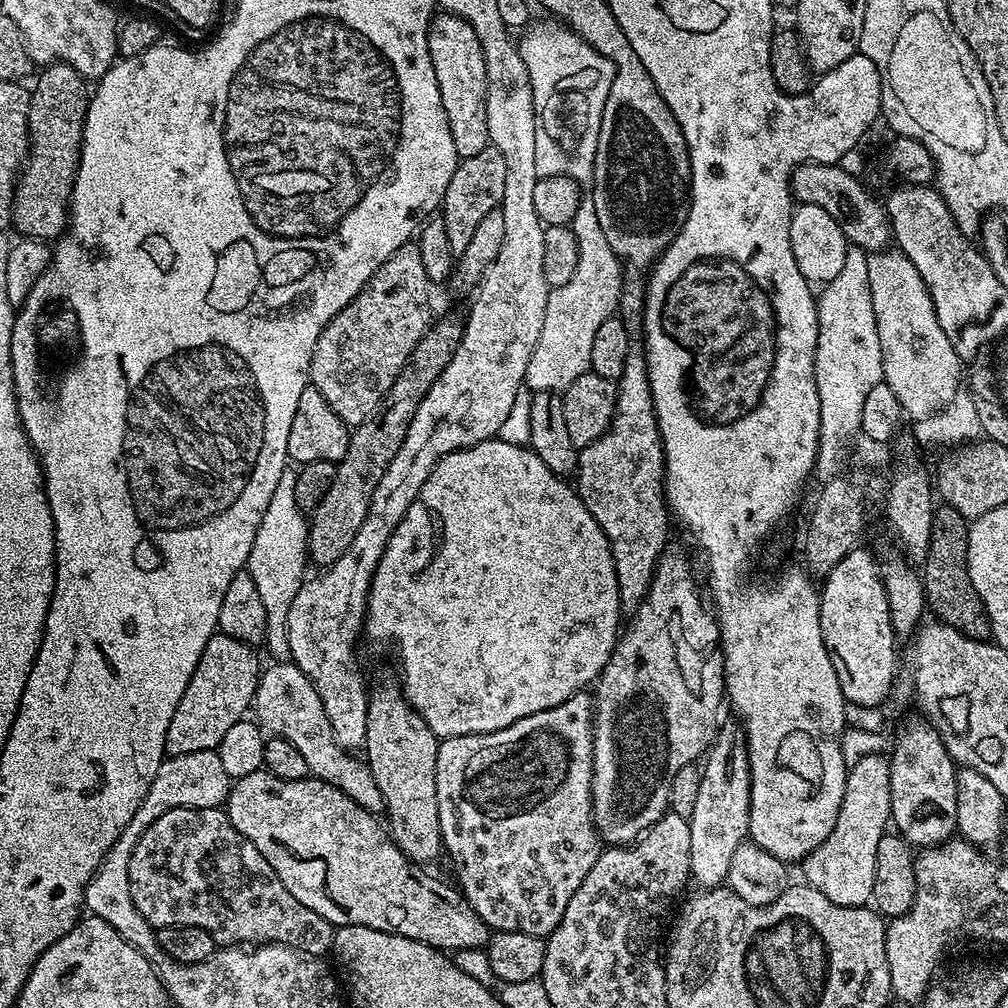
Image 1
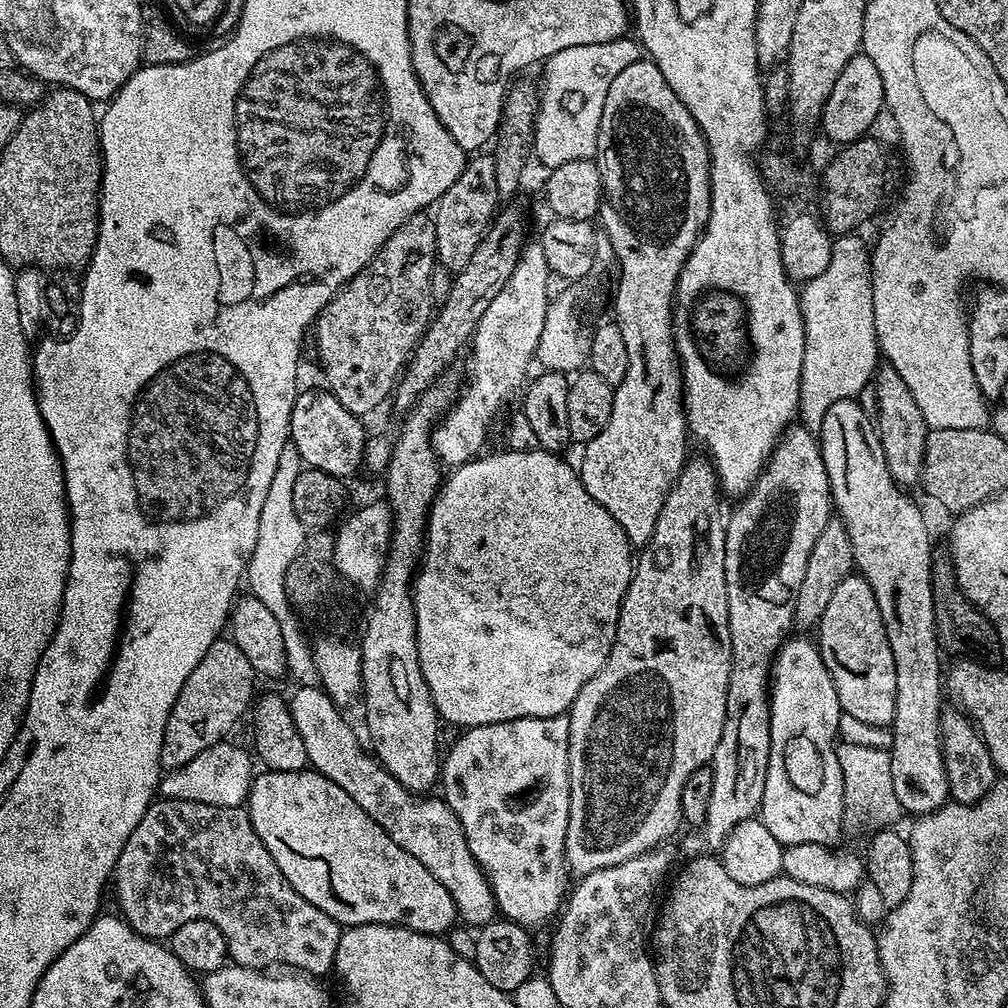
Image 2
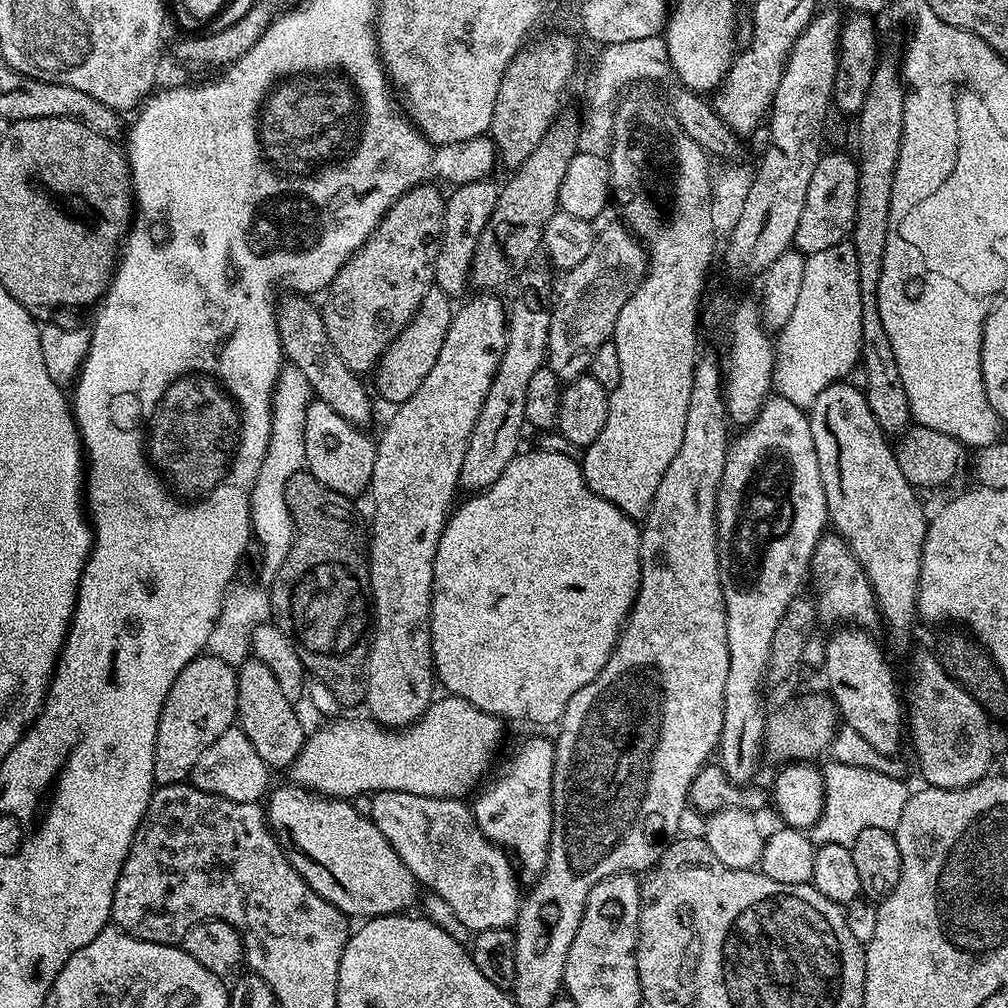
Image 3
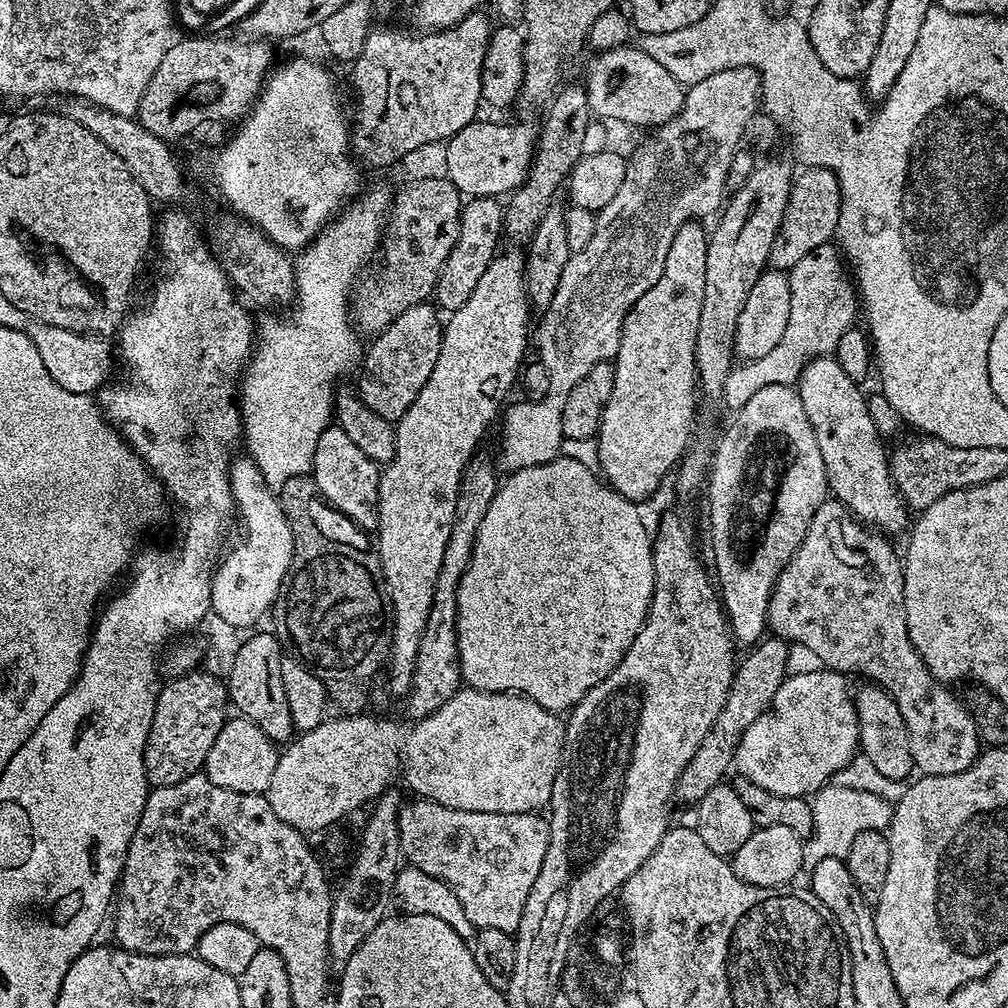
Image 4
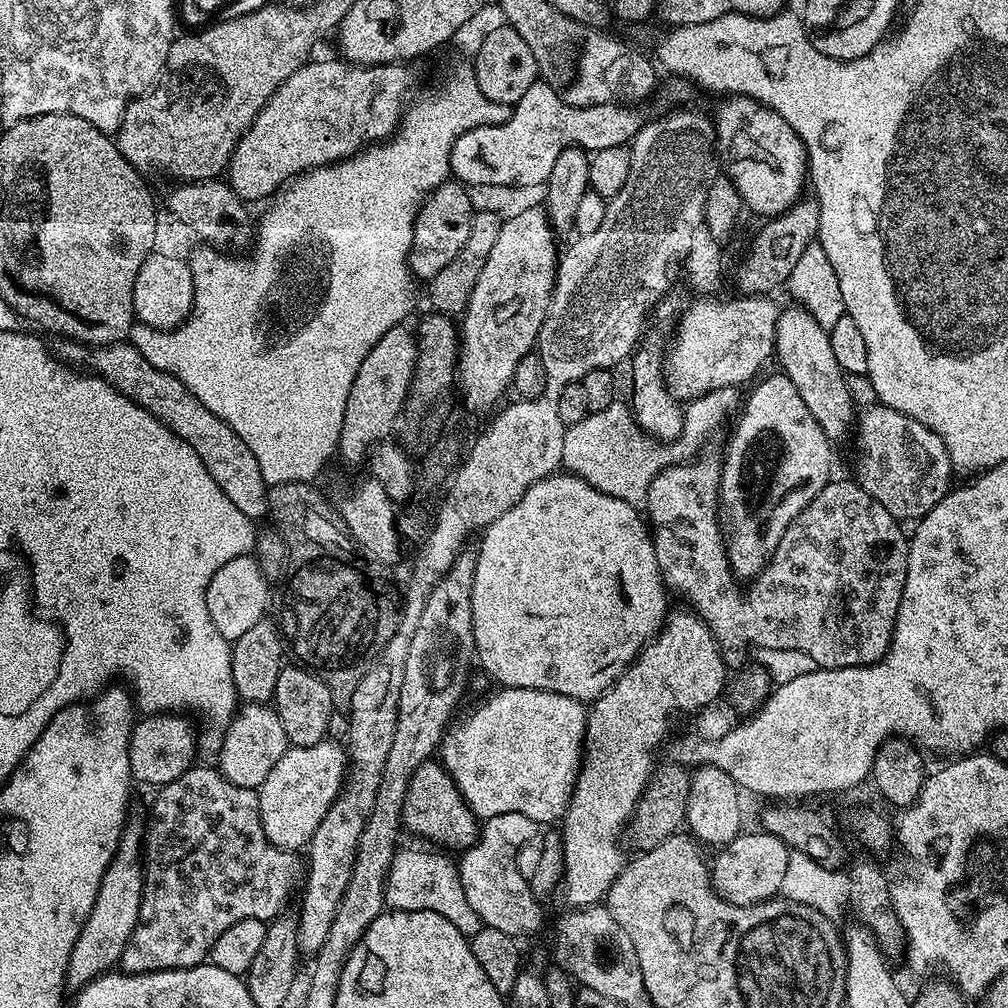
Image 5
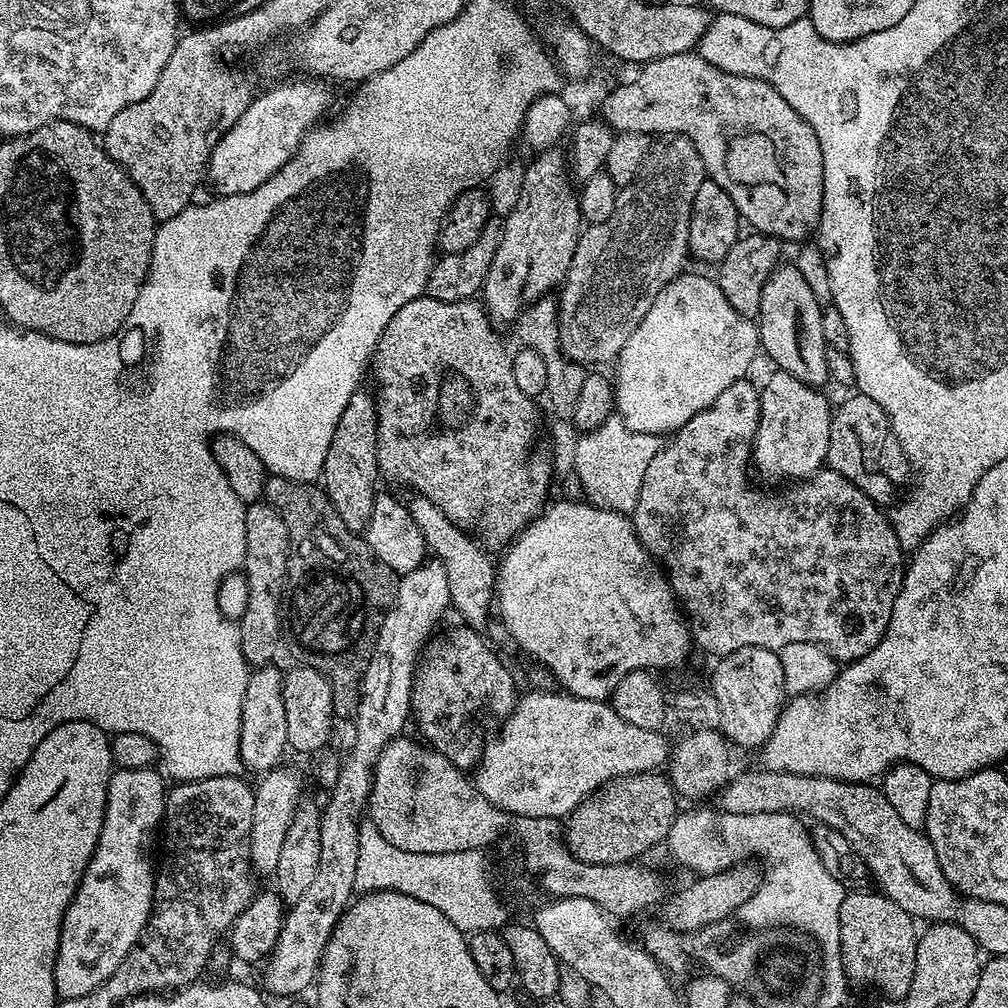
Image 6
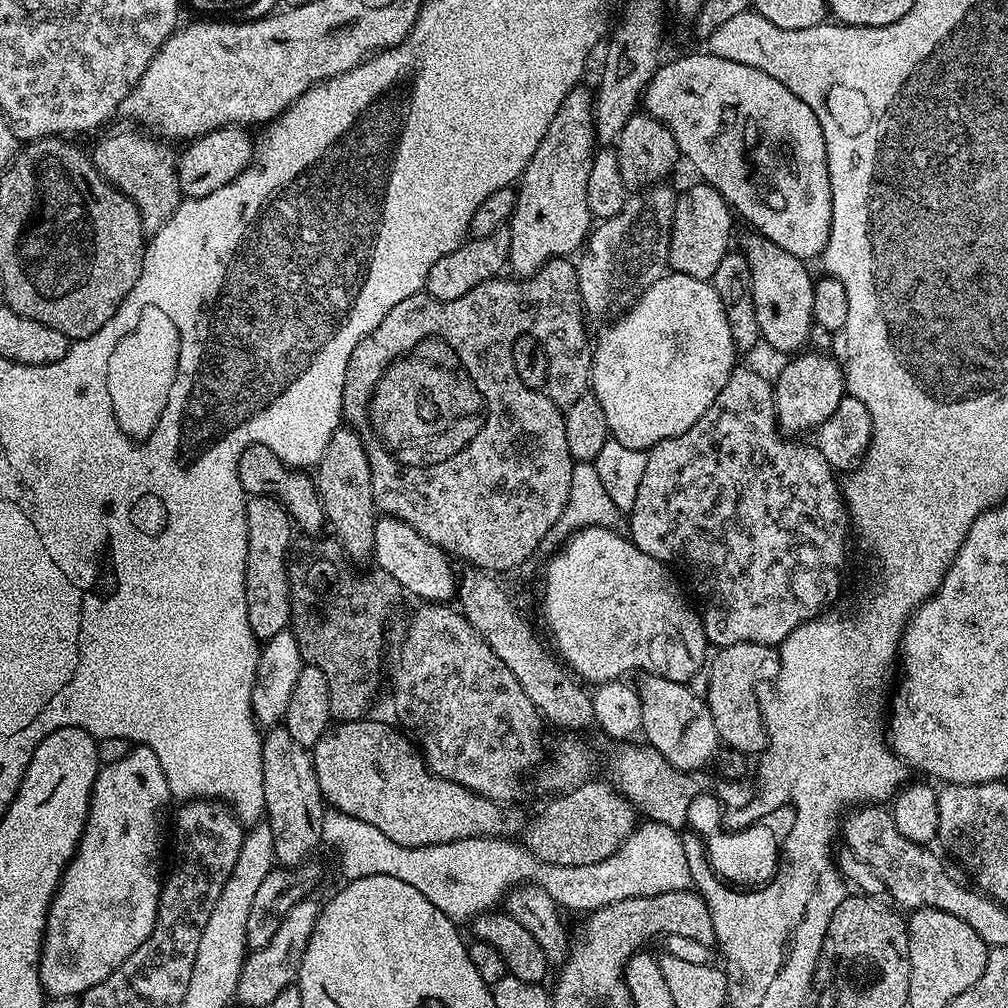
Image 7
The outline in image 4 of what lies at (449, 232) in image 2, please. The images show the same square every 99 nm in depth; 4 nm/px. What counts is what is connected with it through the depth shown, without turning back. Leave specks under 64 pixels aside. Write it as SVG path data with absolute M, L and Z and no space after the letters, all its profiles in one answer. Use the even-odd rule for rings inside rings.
M473 196L461 207L458 242L454 242L454 250L450 250L438 274L434 293L435 303L445 313L456 312L458 306L464 305L470 299L470 294L474 294L474 289L482 279L486 266L490 266L492 259L497 256L501 247L500 236L505 235L504 211L505 205L494 196Z

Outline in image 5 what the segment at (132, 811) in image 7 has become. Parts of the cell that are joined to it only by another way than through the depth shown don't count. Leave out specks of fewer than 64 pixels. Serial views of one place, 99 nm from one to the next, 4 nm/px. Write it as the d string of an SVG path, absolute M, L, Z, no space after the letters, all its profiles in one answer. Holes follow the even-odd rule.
M135 818L129 819L120 836L120 844L116 848L114 858L102 878L102 886L98 886L98 898L94 908L90 910L88 921L78 934L78 942L70 950L68 975L66 984L69 989L79 990L91 980L115 969L120 962L122 950L126 950L126 942L138 922L138 910L142 902L142 886L144 885L144 834L146 828Z

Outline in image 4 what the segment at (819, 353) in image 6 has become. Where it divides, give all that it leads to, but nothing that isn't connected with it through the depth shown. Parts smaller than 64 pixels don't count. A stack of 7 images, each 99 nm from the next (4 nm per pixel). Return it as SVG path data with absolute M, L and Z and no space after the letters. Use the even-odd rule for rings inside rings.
M817 356L802 370L798 391L802 406L806 406L806 418L814 426L818 450L822 450L829 493L873 529L884 534L903 533L910 524L910 509L892 480L890 452L874 428L867 410L868 396L860 393L861 385L855 384L832 356Z

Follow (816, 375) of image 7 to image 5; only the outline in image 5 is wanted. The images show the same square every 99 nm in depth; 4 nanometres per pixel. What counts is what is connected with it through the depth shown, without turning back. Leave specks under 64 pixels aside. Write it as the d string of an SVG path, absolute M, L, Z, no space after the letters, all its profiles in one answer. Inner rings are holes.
M775 375L766 377L764 381L761 379L749 396L747 393L742 411L739 413L740 421L737 422L736 429L728 440L728 449L722 452L720 470L722 531L726 537L728 565L744 582L760 575L770 562L778 542L782 542L782 534L786 534L794 518L798 518L798 514L802 514L802 510L810 506L812 499L828 485L833 475L833 441L829 440L822 426L818 426L814 414L810 414L810 409L806 407L806 402L802 402L802 394L798 394L794 382L790 382L790 378L786 375Z

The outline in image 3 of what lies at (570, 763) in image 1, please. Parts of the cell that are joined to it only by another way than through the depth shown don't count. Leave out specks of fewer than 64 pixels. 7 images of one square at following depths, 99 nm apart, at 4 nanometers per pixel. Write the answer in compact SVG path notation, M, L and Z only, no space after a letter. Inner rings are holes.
M532 736L522 741L516 753L501 766L500 777L492 781L489 779L475 793L476 801L470 804L476 824L484 837L509 853L519 871L531 878L539 877L548 861L555 757L556 745L549 737L547 740L544 736Z

